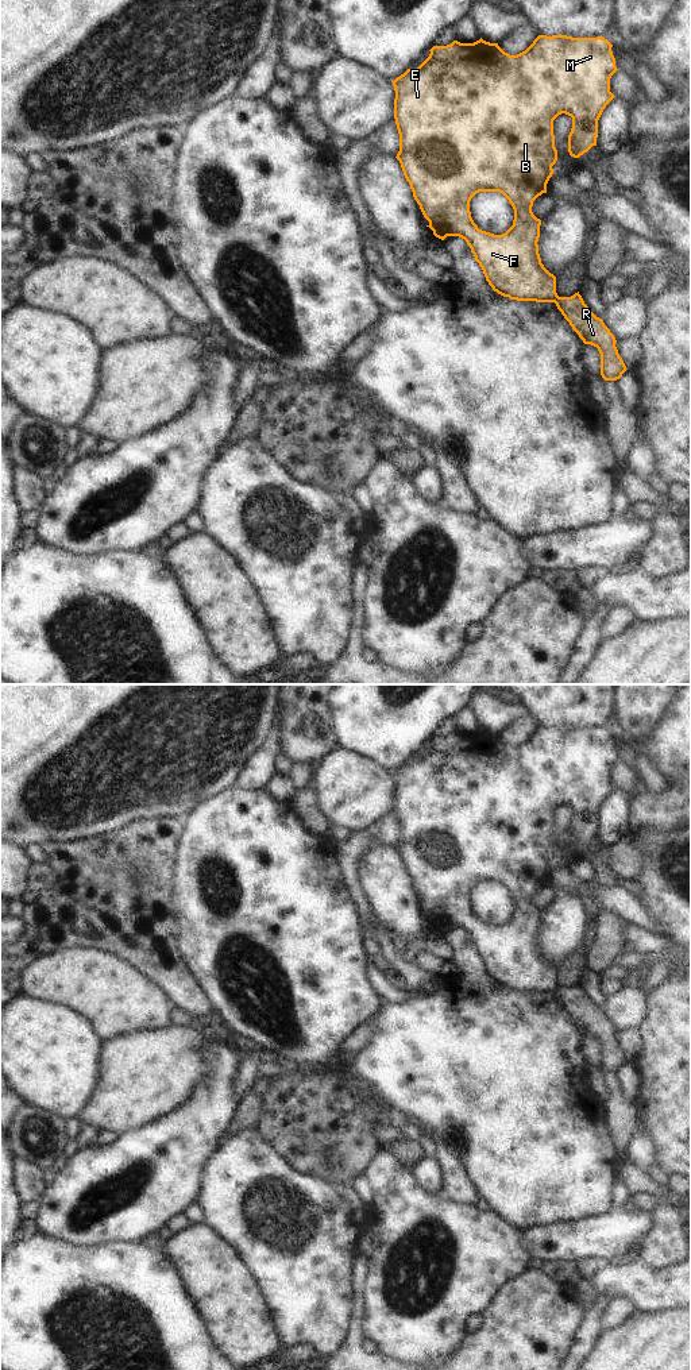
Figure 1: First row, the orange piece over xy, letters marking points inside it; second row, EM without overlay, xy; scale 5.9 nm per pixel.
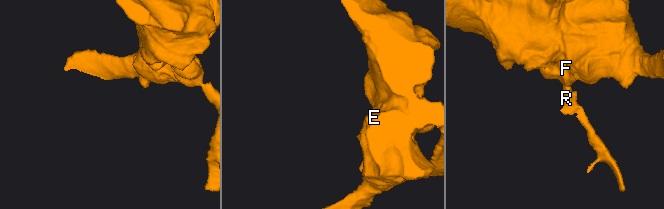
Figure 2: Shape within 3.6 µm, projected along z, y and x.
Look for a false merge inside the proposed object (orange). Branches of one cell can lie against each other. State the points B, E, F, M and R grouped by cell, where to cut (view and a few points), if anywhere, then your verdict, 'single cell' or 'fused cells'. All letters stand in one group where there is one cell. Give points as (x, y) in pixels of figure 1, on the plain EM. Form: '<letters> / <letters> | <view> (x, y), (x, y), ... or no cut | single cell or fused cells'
B E F M / R | xy (558, 987), (552, 992) | fused cells

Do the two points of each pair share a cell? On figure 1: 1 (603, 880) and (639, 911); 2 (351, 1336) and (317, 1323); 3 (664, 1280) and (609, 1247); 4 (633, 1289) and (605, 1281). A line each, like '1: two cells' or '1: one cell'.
1: two cells
2: two cells
3: two cells
4: one cell

